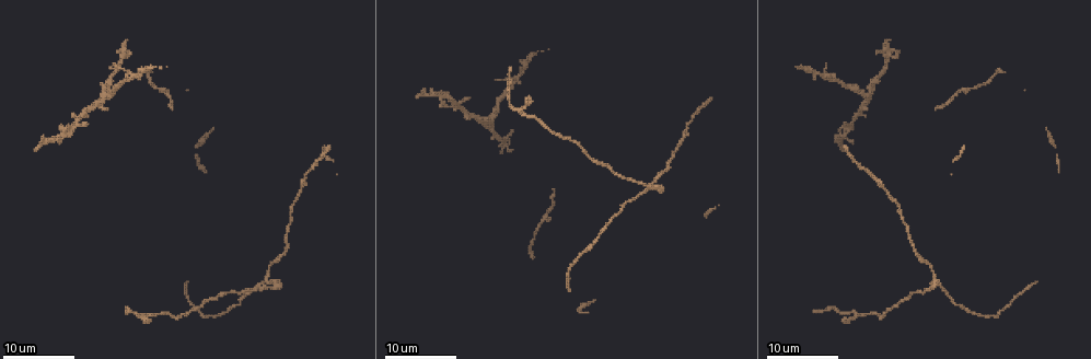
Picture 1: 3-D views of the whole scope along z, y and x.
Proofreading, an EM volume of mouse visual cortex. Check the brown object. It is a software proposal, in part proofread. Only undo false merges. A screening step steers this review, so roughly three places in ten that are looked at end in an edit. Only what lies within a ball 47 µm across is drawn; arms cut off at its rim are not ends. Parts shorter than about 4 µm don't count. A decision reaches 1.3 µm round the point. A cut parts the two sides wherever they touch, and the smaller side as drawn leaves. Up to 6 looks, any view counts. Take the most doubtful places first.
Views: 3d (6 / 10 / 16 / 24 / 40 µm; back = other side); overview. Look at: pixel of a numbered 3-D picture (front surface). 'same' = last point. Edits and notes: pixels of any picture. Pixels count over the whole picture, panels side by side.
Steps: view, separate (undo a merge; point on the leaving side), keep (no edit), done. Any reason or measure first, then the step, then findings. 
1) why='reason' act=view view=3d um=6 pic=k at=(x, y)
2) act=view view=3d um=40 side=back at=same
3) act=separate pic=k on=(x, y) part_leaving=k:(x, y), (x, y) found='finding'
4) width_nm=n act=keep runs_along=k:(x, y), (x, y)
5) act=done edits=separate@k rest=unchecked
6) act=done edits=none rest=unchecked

why='three-way junction' act=view view=3d um=24 pic=1 at=(267, 281)

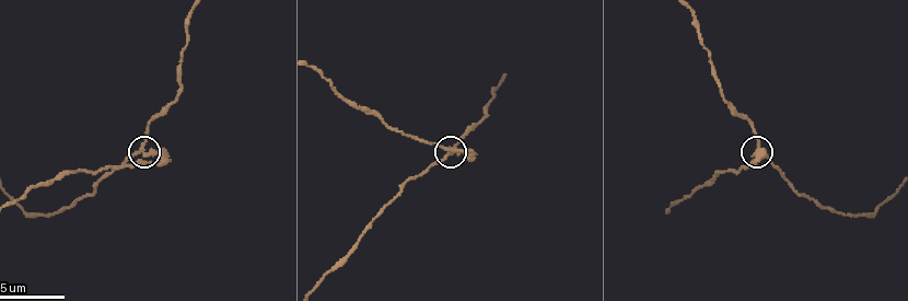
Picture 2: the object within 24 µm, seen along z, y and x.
act=view view=3d um=10 pic=2 at=(141, 150)

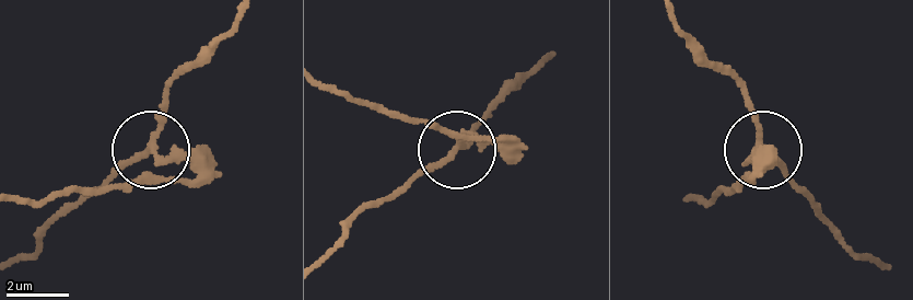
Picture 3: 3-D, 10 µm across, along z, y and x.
side_arm_um=27 act=separate pic=3 on=(194, 157) part_leaving=3:(755, 141), (745, 173), (715, 202), (698, 202) found='two neurons meet here'

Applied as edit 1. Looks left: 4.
act=view view=overview

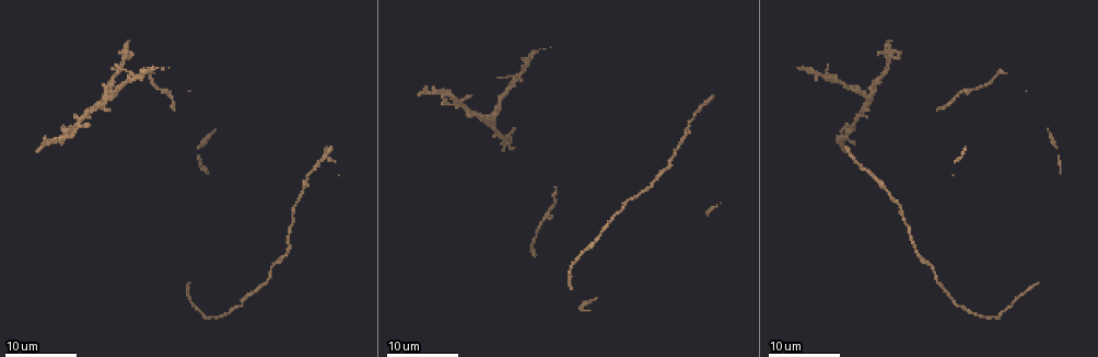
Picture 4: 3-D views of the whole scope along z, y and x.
why='a fork' act=view view=3d um=16 pic=4 at=(870, 97)

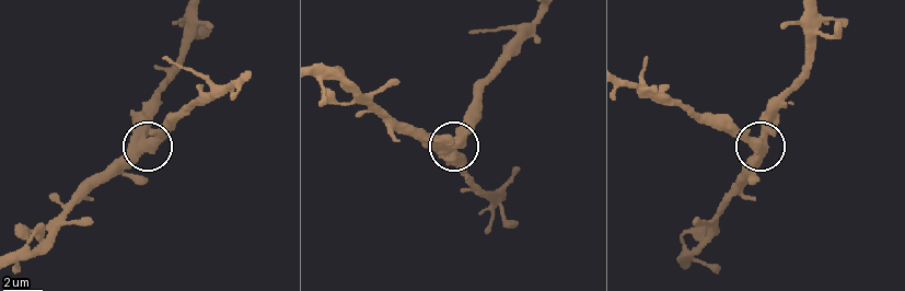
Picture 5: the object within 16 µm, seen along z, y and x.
act=view view=3d um=10 pic=5 at=(761, 151)

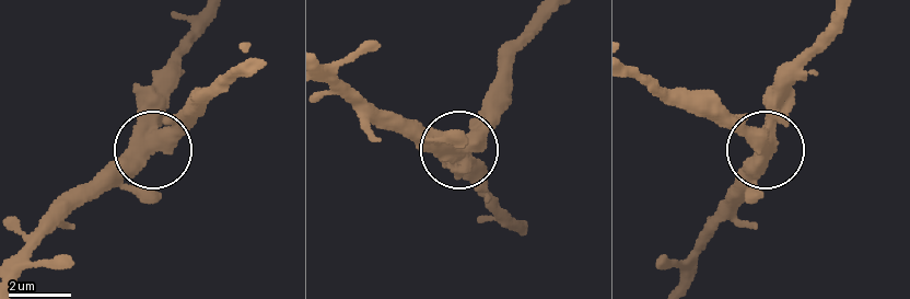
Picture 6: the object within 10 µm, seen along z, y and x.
act=view view=3d um=10 side=back pic=6 at=(151, 148)

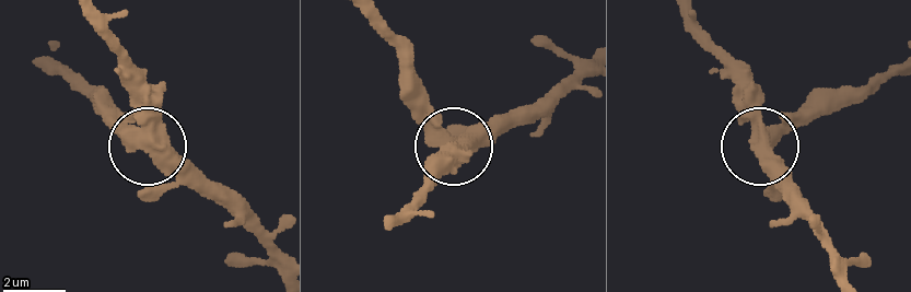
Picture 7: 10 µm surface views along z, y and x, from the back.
arms=3 act=separate pic=7 on=(118, 128) part_leaving=7:(151, 142), (70, 71) found='a second neuron is stuck on'

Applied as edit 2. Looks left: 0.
act=done edits=separate@3,separate@7 rest=unchecked

